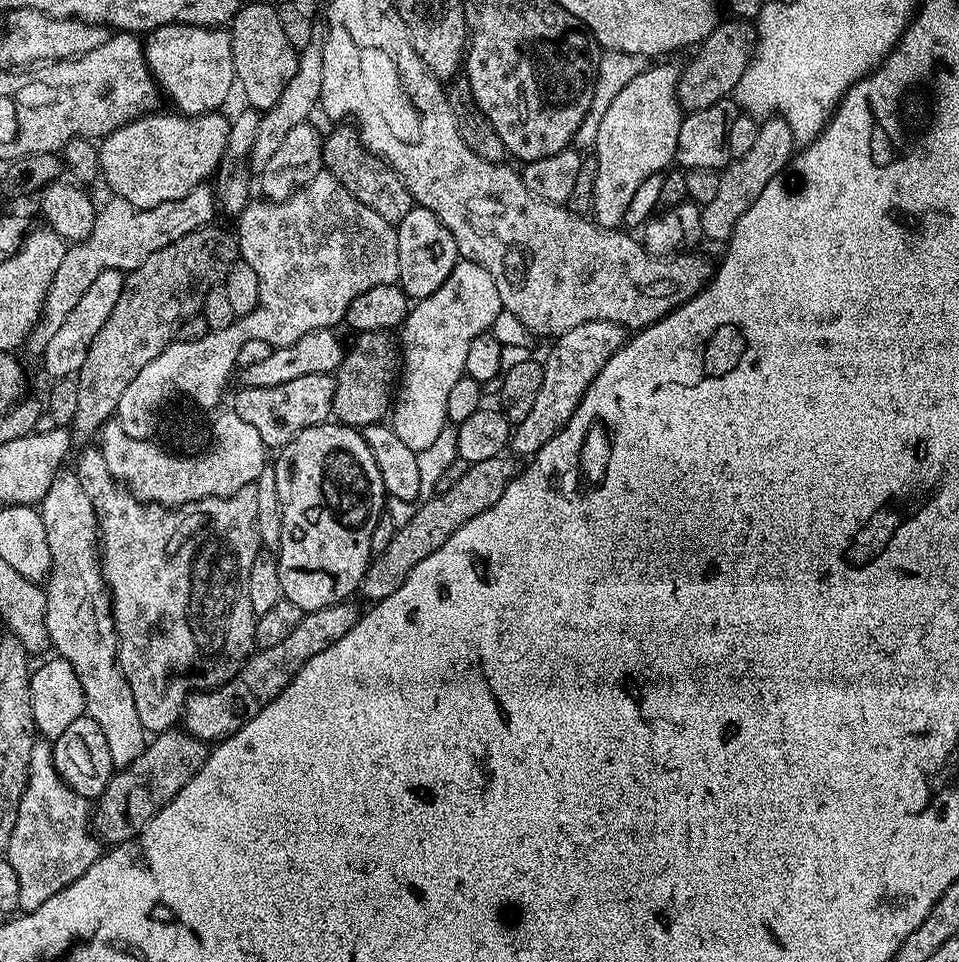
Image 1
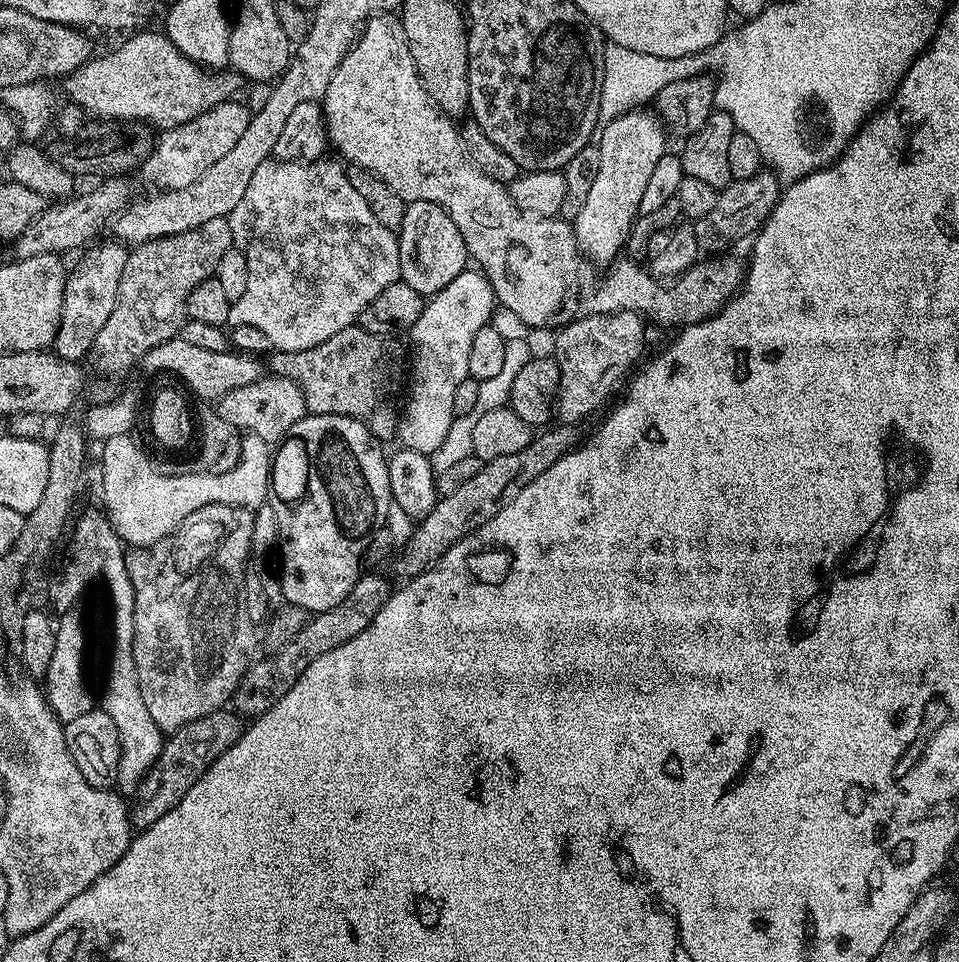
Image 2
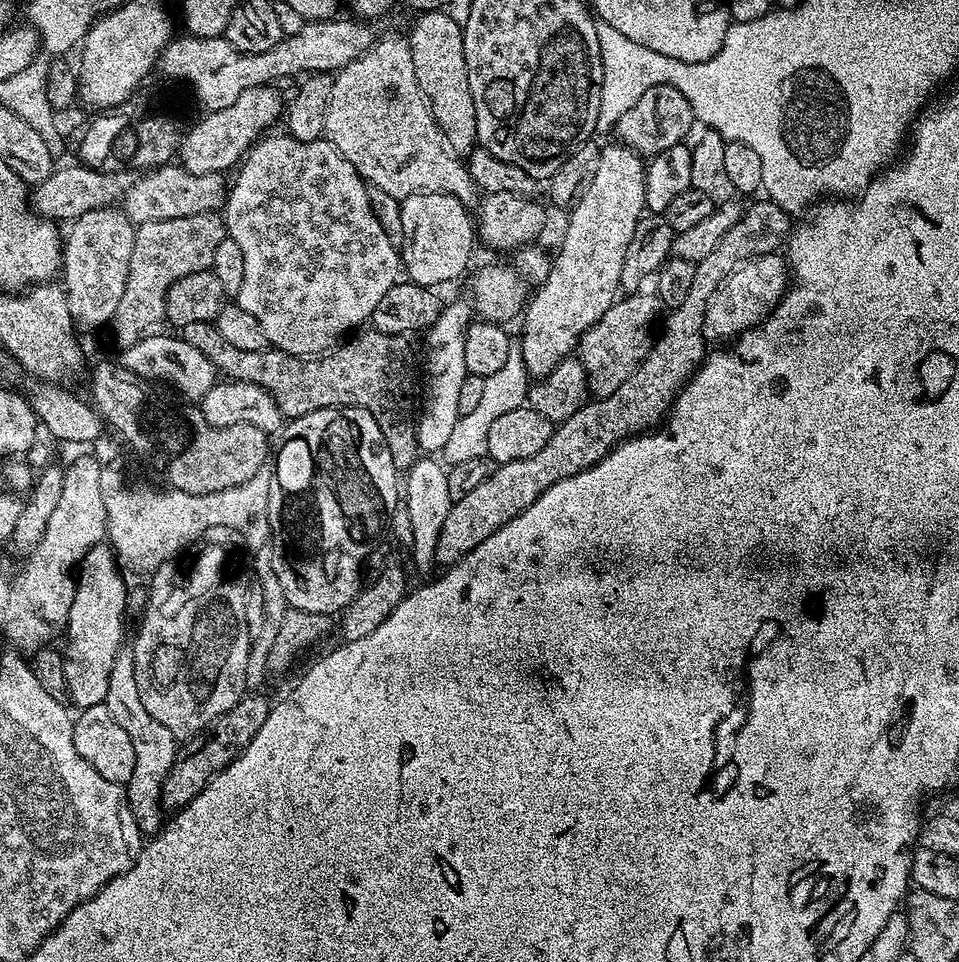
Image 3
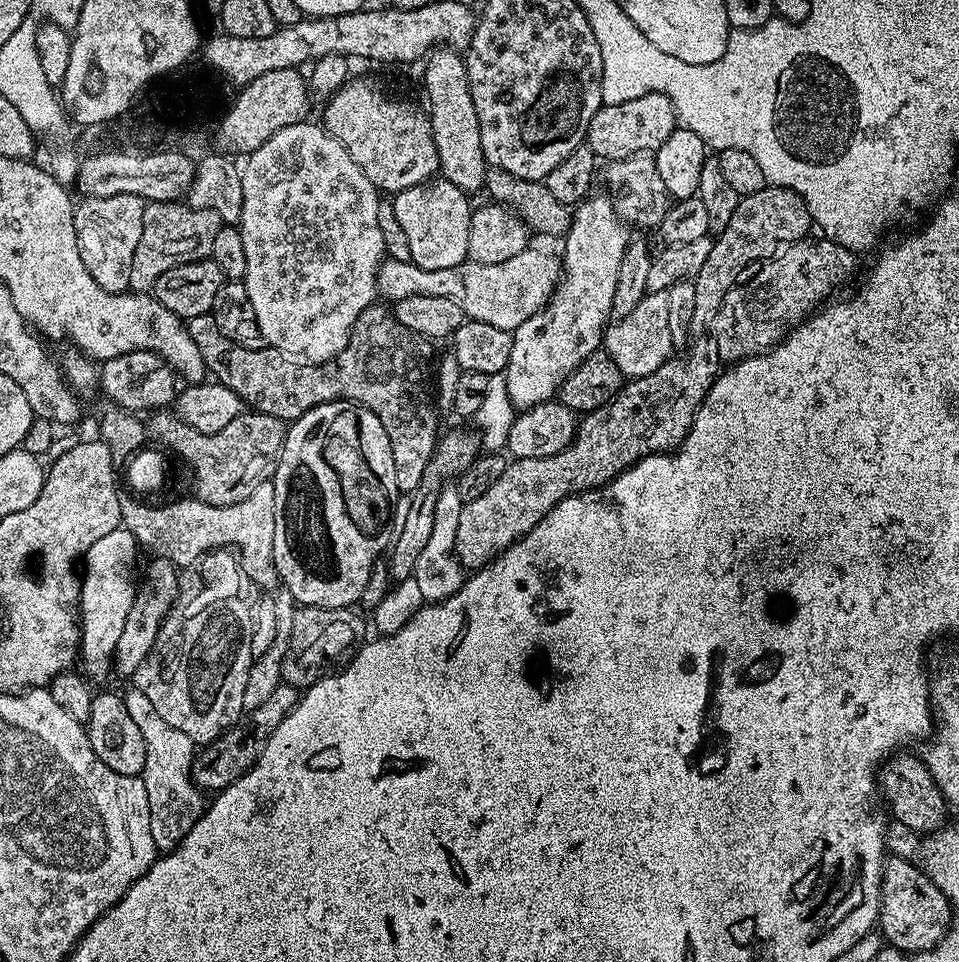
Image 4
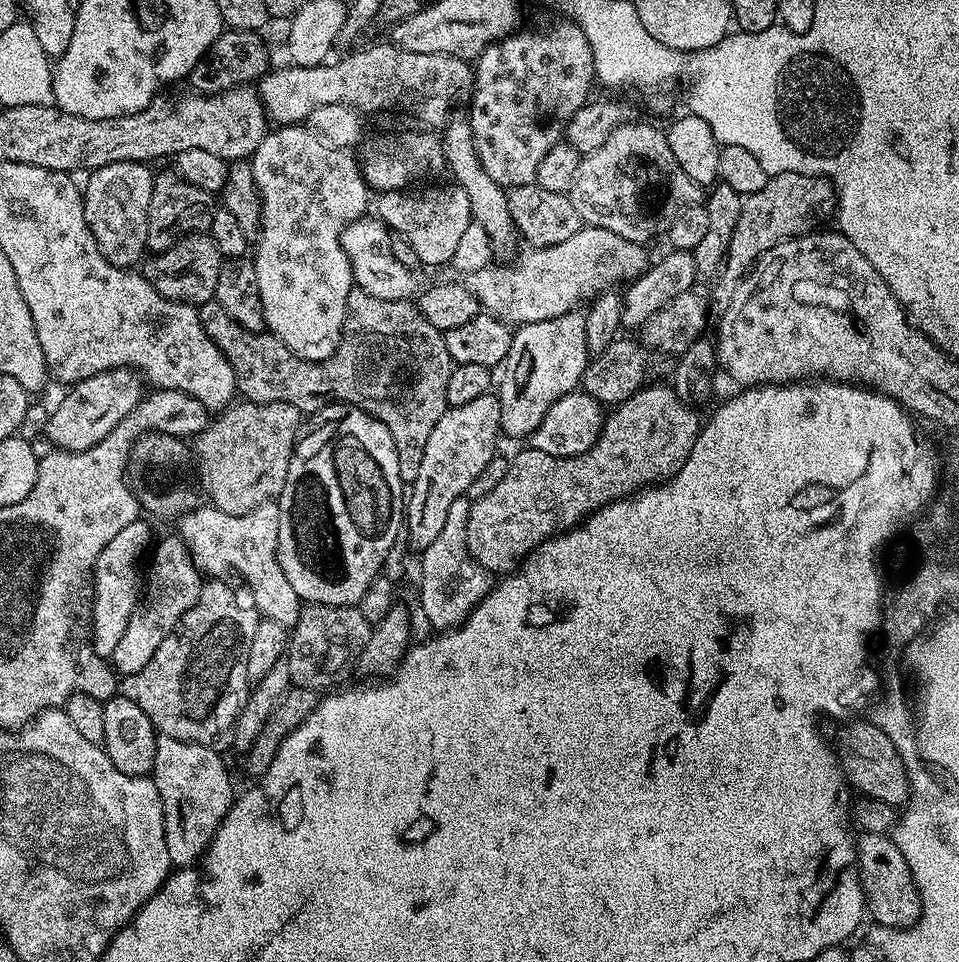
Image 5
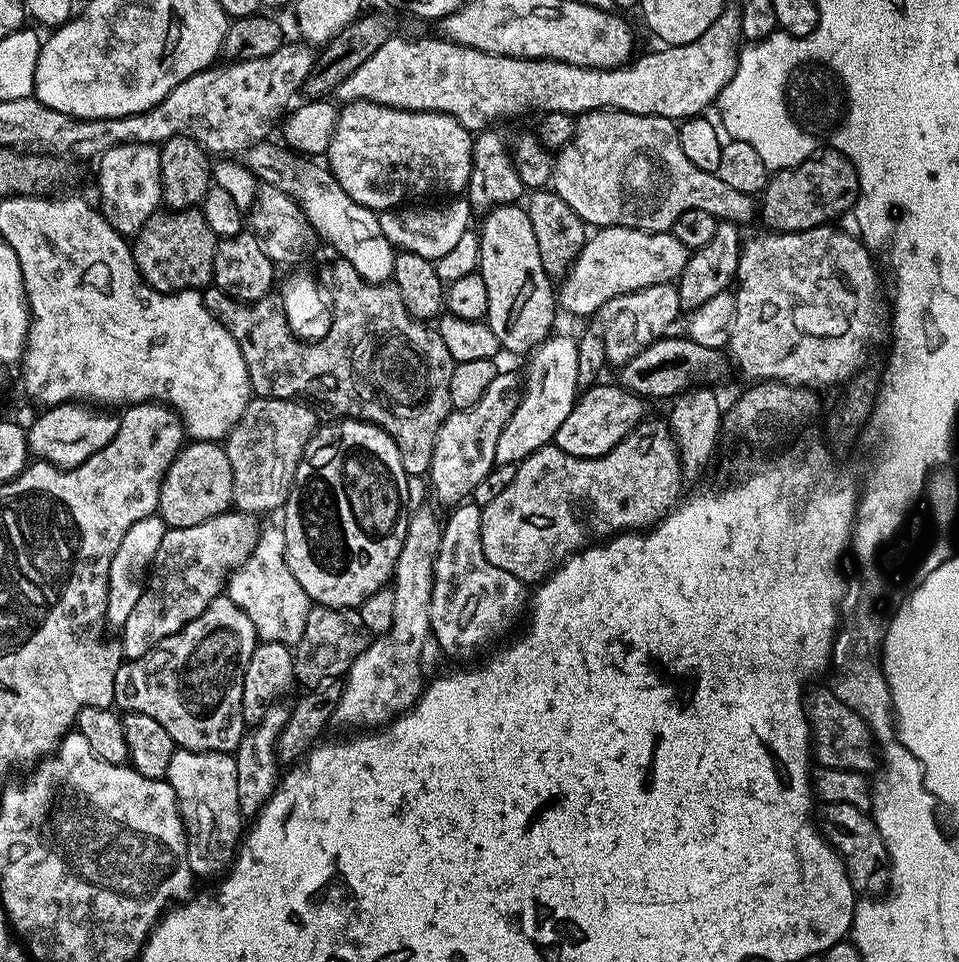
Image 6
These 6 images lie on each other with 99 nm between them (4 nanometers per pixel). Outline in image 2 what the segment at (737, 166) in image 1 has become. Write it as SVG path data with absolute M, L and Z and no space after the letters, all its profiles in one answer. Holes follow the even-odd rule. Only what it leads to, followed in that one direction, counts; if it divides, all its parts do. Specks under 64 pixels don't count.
M772 170L755 172L750 178L733 180L731 184L719 189L714 207L707 214L702 214L702 218L694 221L701 249L712 254L724 254L731 249L728 248L731 244L738 243L743 236L751 237L759 232L761 224L768 219L779 202L781 191L781 181Z

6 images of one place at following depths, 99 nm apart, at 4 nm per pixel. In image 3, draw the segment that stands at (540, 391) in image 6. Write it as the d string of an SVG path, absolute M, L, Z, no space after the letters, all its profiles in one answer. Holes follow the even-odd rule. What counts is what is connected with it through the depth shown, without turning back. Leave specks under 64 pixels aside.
M619 142L604 144L600 149L598 158L598 171L586 194L567 213L568 229L560 240L560 249L551 261L548 277L539 285L540 288L531 293L530 299L522 313L524 320L524 333L518 336L518 343L522 350L524 370L529 377L539 378L550 374L558 362L569 359L577 351L580 335L610 306L615 304L620 292L620 279L622 278L622 258L626 258L626 246L630 246L630 237L634 234L634 226L638 226L641 216L645 215L644 207L644 170L645 161L632 148L625 148Z

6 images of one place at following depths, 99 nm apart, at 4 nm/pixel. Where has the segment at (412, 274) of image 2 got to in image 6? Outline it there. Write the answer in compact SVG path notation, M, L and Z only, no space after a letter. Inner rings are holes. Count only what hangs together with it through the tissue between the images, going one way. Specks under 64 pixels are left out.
M452 198L447 202L436 202L433 208L412 208L416 206L397 206L379 213L382 234L392 243L393 248L401 252L418 254L422 258L435 262L442 258L470 231L468 224L474 217L474 209L467 199Z

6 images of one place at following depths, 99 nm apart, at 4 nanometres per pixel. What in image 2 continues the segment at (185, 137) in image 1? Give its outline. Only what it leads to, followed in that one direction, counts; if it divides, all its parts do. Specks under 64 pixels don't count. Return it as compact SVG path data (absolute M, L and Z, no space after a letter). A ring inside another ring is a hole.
M233 98L223 104L216 104L206 110L206 114L198 114L198 118L190 122L161 131L153 143L152 153L140 165L138 176L146 183L153 184L156 187L153 189L156 190L185 188L198 182L198 178L202 178L202 174L206 174L206 170L210 170L210 166L214 166L218 158L226 158L226 154L234 150L249 119L250 113L245 105L239 99Z

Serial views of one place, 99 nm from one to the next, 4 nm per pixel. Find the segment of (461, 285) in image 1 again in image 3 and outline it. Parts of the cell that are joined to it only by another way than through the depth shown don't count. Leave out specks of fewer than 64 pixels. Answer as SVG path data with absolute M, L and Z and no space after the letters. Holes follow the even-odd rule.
M456 300L453 304L445 303L441 307L440 314L432 327L426 333L428 339L428 353L424 356L424 372L428 377L422 380L422 407L418 412L416 421L416 433L418 434L418 446L421 453L440 454L443 453L446 441L450 433L454 431L454 422L458 422L458 393L462 382L466 382L469 376L466 370L466 332L469 324L474 319L474 309L471 303Z

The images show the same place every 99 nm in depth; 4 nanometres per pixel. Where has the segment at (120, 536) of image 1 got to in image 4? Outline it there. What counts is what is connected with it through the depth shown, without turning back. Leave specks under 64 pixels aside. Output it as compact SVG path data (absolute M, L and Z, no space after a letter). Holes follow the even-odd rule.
M217 550L207 553L199 561L199 568L200 576L204 579L204 585L197 590L196 597L185 608L176 606L169 612L164 620L164 624L158 630L157 640L154 642L153 649L146 655L146 660L138 667L134 675L134 686L138 690L142 690L142 694L146 694L146 698L150 698L154 710L158 710L158 714L162 714L162 718L167 724L174 726L174 730L182 730L182 734L186 734L191 740L196 741L197 745L203 746L209 744L211 740L216 740L226 729L231 728L232 725L239 724L245 715L246 674L250 674L250 666L254 659L252 655L252 613L254 611L254 603L252 604L252 579L242 571L241 561L231 551Z

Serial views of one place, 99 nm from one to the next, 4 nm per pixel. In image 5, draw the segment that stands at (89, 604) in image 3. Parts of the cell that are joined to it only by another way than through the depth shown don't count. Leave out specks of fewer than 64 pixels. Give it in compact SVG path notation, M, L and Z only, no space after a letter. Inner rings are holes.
M138 518L113 537L95 563L95 598L92 600L92 645L99 656L110 658L119 639L124 636L133 610L142 596L144 576L140 568L153 543L152 530L144 518Z

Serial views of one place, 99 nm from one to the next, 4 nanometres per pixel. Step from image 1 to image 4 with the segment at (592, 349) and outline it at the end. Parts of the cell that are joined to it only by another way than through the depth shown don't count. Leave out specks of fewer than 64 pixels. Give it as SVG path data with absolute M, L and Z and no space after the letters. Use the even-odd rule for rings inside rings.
M649 292L630 310L630 314L613 319L605 327L602 337L603 351L618 366L621 377L635 378L654 374L673 355L674 345L668 329L668 293Z

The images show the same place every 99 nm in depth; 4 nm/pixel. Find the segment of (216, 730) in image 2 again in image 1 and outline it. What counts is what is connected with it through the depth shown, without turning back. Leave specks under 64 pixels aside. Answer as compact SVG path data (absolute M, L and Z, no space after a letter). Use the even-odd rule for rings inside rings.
M169 730L153 735L145 743L142 754L138 754L130 766L113 771L106 790L95 801L90 816L95 835L108 846L118 845L123 840L137 836L146 822L150 822L150 818L154 818L154 814L169 804L174 794L178 794L178 790L182 790L182 786L186 786L194 774L198 774L209 751L205 741L197 740L183 730Z

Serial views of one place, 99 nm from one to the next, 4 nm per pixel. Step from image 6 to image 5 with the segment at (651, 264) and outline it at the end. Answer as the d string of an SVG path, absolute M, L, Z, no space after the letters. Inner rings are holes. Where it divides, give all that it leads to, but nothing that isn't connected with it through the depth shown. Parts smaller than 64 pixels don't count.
M582 226L574 238L566 238L558 246L525 251L525 256L517 255L506 268L489 266L469 272L466 283L485 313L498 316L512 326L533 324L575 312L600 293L620 286L616 284L635 280L650 267L648 250L643 244L618 238L610 230Z

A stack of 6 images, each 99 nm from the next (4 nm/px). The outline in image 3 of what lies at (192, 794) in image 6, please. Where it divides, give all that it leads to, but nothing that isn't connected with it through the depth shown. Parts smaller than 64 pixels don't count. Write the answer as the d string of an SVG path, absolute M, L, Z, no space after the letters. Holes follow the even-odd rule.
M120 654L117 656L113 670L110 673L110 686L107 687L106 698L103 703L110 710L114 722L118 722L122 726L122 730L126 730L126 734L130 734L130 742L134 742L134 754L136 755L134 758L134 774L128 779L126 785L128 805L134 814L134 822L138 822L141 833L145 837L151 838L160 831L166 820L166 815L164 816L165 809L162 807L160 785L164 783L170 766L177 758L178 738L174 734L170 734L170 730L166 730L166 726L162 726L162 722L150 718L146 706L142 706L142 698L138 694L138 678L134 678L131 655Z

